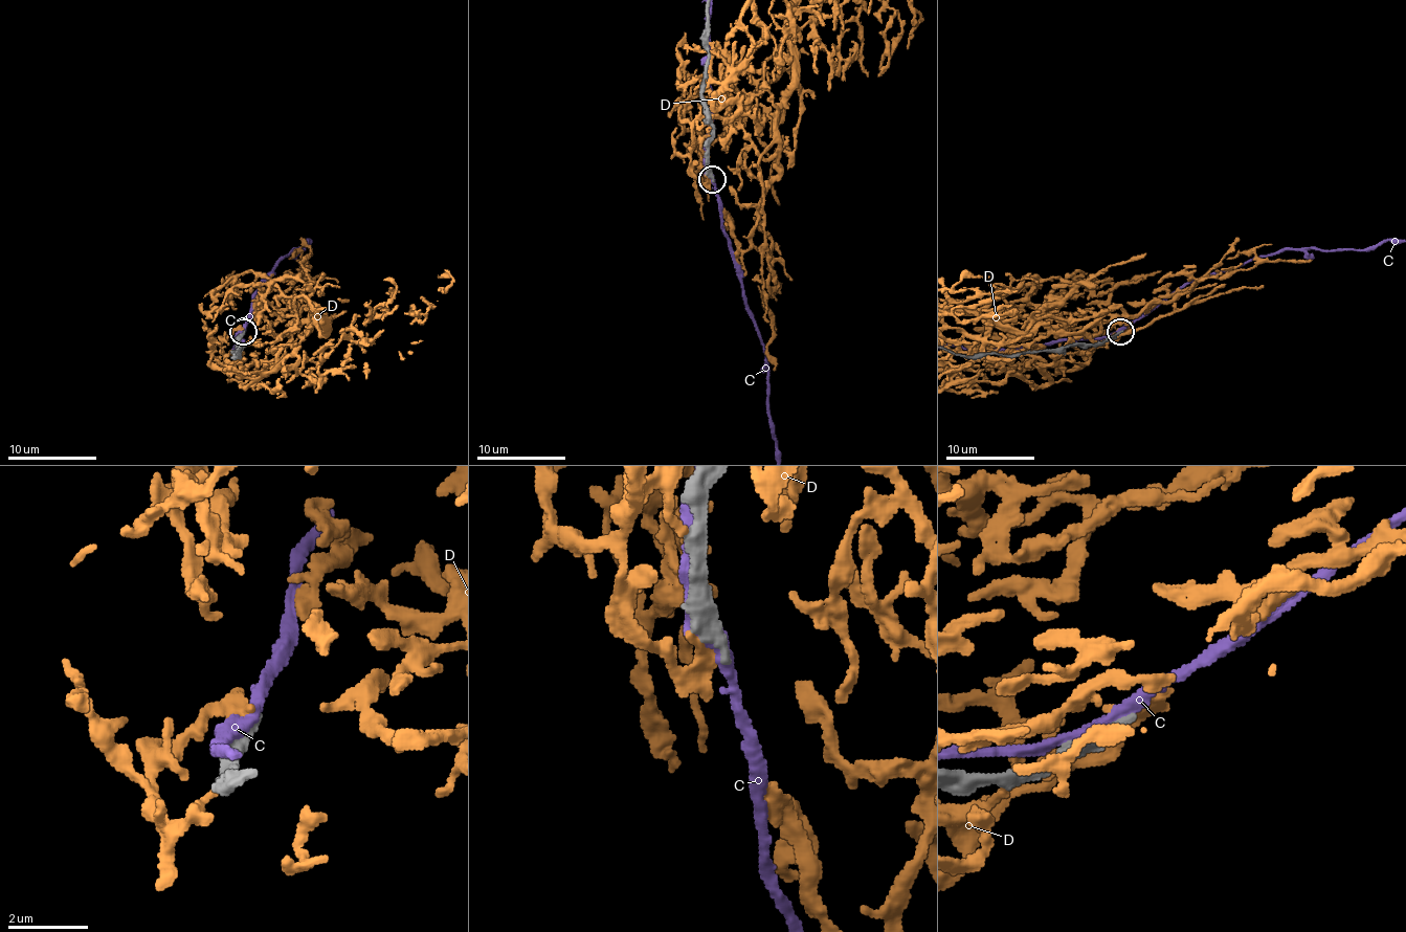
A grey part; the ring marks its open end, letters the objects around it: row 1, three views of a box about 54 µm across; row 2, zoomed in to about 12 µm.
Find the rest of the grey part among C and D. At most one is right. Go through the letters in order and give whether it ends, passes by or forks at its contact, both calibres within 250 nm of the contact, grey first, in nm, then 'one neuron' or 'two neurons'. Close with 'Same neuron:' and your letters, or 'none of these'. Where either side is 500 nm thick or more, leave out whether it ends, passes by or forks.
C: it passes by; 360 nm thick on the grey side, 420 nm on the other; two neurons
D: it ends there; 440 nm thick on the grey side, 280 nm on the other; two neurons
Same neuron: none of these

